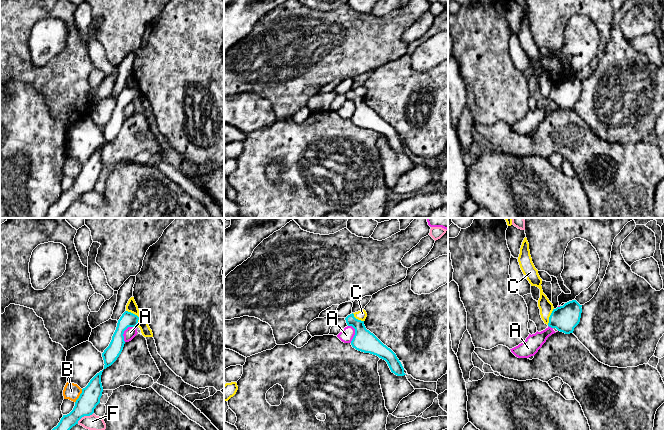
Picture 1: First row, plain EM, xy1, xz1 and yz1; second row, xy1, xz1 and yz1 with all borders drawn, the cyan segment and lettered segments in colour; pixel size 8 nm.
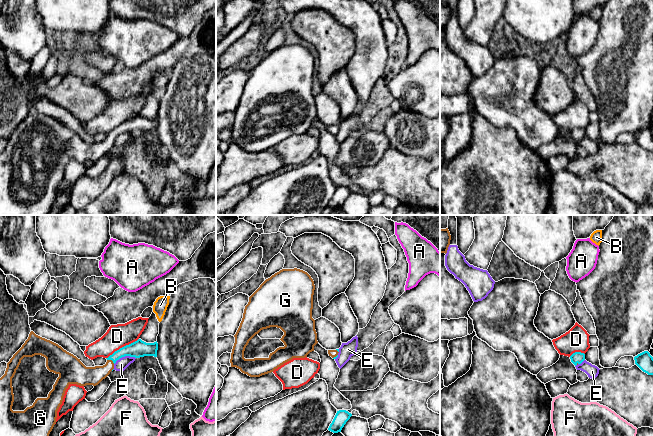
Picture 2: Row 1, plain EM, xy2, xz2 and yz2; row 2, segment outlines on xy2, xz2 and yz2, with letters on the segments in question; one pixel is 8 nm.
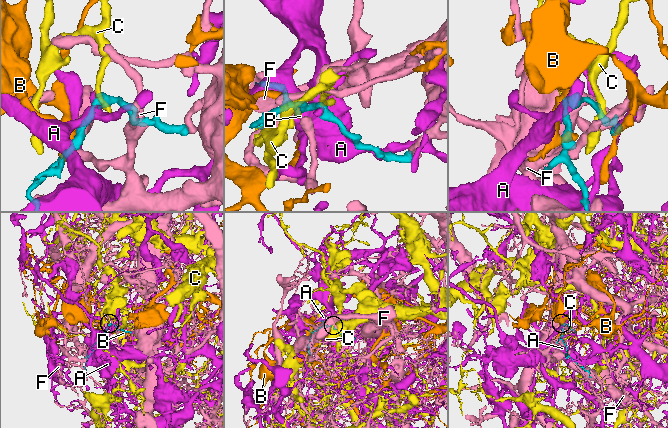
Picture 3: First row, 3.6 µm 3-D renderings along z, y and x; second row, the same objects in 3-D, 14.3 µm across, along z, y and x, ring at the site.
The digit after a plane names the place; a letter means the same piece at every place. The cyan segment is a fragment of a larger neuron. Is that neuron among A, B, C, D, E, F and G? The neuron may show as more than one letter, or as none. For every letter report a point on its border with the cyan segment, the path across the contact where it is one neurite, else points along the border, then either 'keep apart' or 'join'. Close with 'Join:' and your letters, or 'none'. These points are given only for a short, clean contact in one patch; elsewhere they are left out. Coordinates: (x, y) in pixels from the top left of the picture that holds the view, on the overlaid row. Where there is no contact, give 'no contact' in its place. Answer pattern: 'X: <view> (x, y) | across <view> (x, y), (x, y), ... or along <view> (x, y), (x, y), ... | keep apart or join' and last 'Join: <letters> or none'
A: xy1 (124, 330) | keep apart
B: xy1 (79, 396) | along xy1 (82, 389), (75, 402) | keep apart
C: xy1 (136, 315) | along xy1 (126, 310), (138, 317), (137, 325) | keep apart
D: xy2 (122, 347) | along xy2 (138, 338), (115, 350), (106, 358) | keep apart
E: xy2 (124, 356) | keep apart
F: xy1 (84, 415) | keep apart
G: xy2 (111, 359) | across xy2 (139, 348), (123, 351), (111, 359), (101, 372), (85, 375) | join
Join: G

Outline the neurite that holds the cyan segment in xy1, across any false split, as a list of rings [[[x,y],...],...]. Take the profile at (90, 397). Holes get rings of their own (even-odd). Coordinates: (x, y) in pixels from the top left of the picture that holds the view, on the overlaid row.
[[[102,371],[97,373],[82,389],[82,393],[75,402],[73,410],[63,415],[60,422],[52,430],[70,430],[73,426],[78,424],[78,421],[84,416],[90,416],[94,413],[94,409],[100,403],[103,387],[101,383]]]

